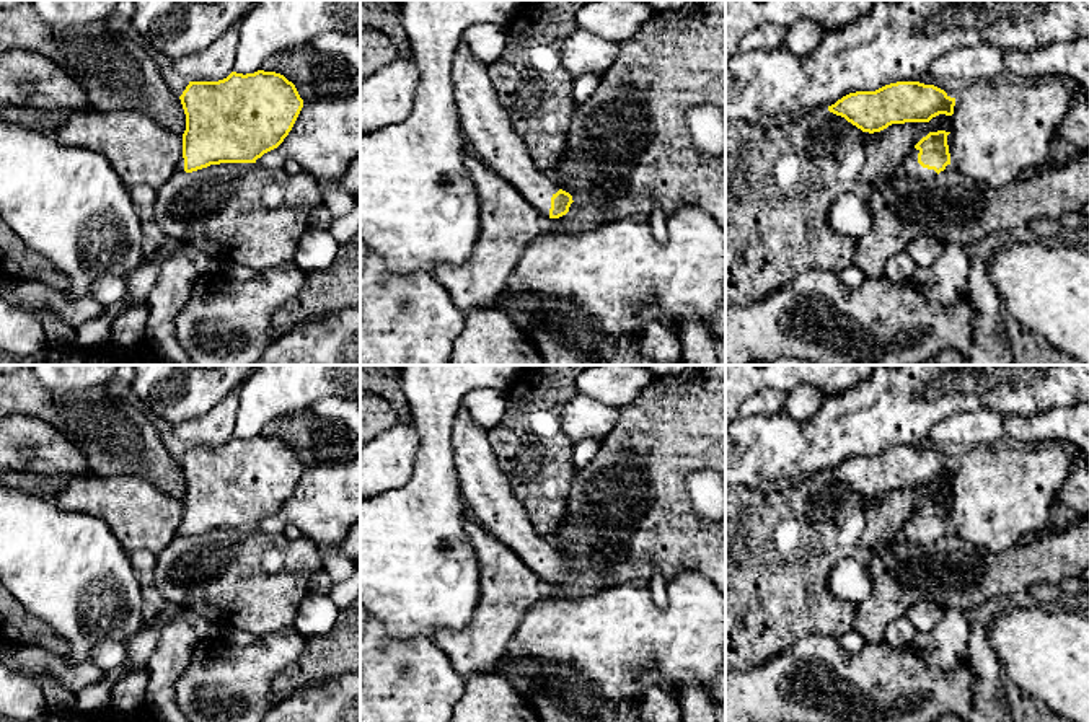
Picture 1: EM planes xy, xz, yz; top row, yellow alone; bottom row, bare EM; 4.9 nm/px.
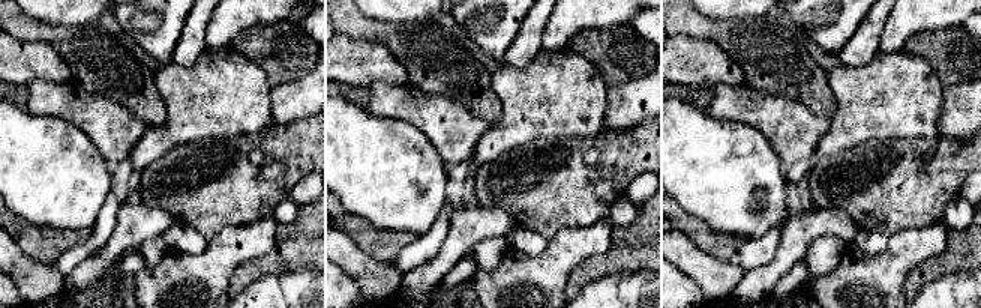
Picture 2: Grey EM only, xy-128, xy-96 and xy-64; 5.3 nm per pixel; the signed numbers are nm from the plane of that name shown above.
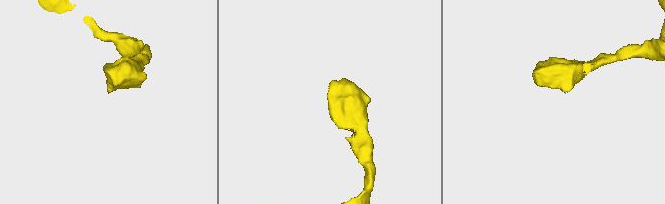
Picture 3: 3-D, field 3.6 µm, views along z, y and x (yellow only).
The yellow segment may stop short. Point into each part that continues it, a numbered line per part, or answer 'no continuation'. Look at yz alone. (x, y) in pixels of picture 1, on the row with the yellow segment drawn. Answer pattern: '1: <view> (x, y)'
1: yz (912, 168)

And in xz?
1: xz (488, 129)

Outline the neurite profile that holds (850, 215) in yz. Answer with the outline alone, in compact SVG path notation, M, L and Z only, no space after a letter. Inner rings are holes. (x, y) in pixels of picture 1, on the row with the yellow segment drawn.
M849 192L836 197L830 205L830 228L843 236L858 240L872 228L872 217L864 192Z

